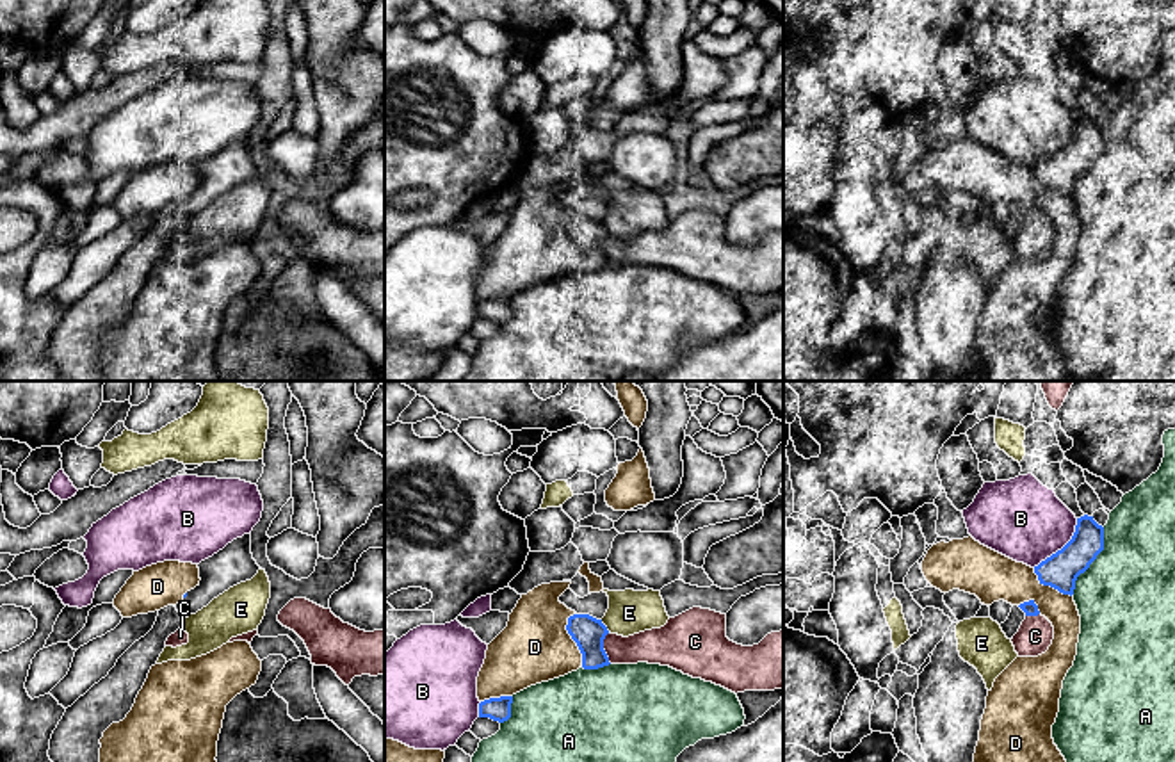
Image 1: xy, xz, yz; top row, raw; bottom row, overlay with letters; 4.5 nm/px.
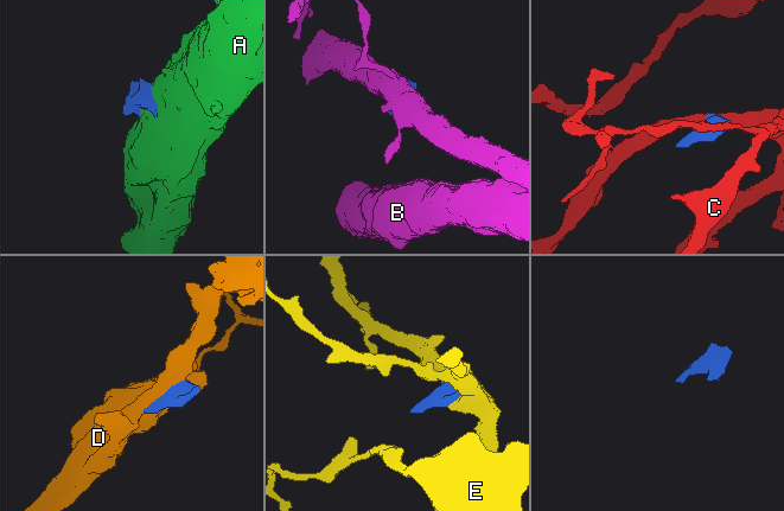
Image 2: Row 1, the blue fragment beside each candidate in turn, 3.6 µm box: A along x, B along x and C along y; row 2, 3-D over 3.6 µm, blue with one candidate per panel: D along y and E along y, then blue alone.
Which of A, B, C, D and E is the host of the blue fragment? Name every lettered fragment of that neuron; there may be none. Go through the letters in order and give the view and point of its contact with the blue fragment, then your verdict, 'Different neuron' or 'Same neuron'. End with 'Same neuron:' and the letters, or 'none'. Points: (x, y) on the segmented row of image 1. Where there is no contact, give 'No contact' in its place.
A: Touches blue at yz (1093, 559). Different neuron
B: Touches blue at yz (1063, 547). Different neuron
C: Touches blue at xz (602, 648). Different neuron
D: Touches blue at xz (572, 638). Different neuron
E: Touches blue at xz (604, 625). Different neuron
Same neuron: none

